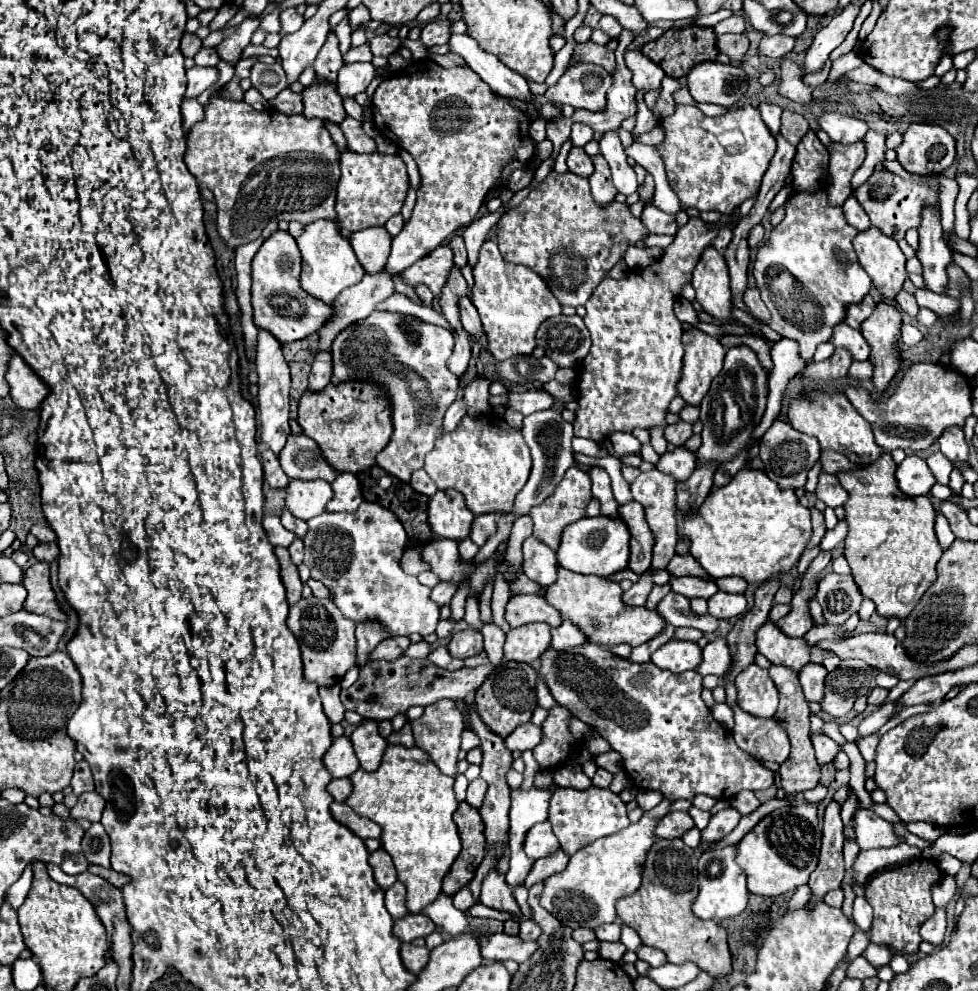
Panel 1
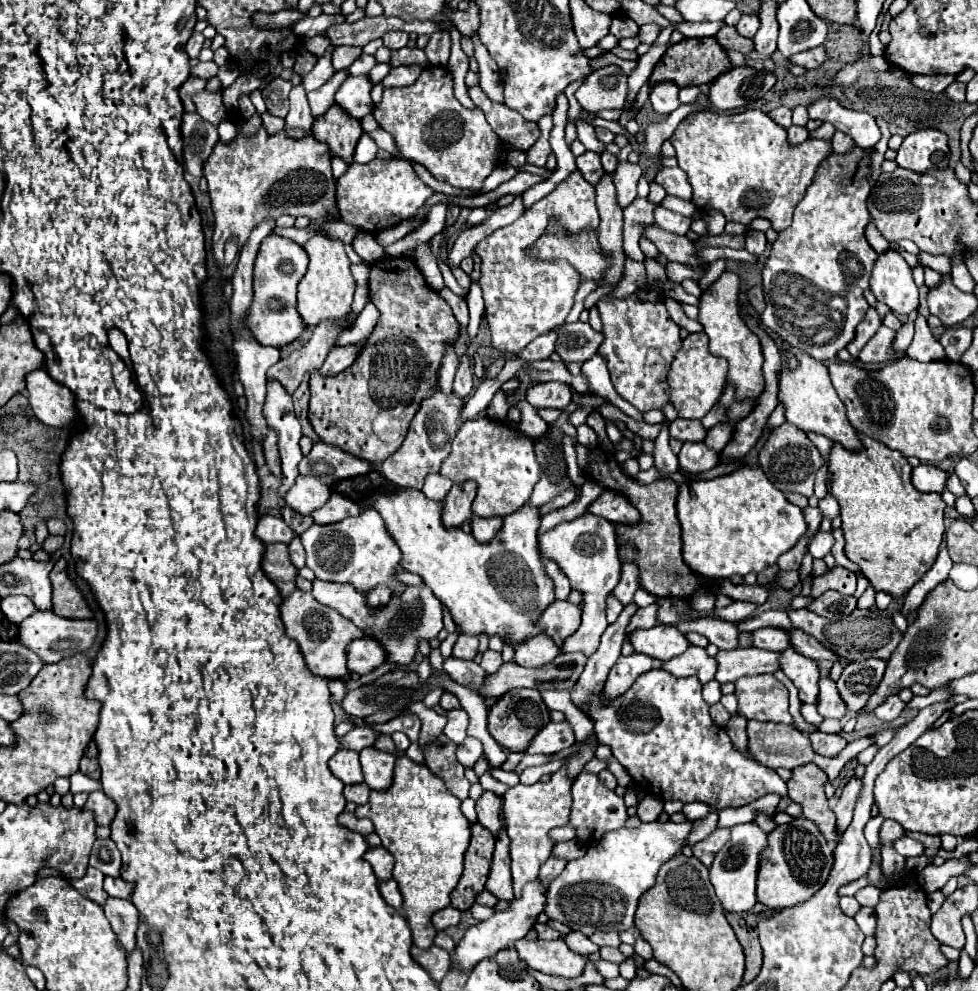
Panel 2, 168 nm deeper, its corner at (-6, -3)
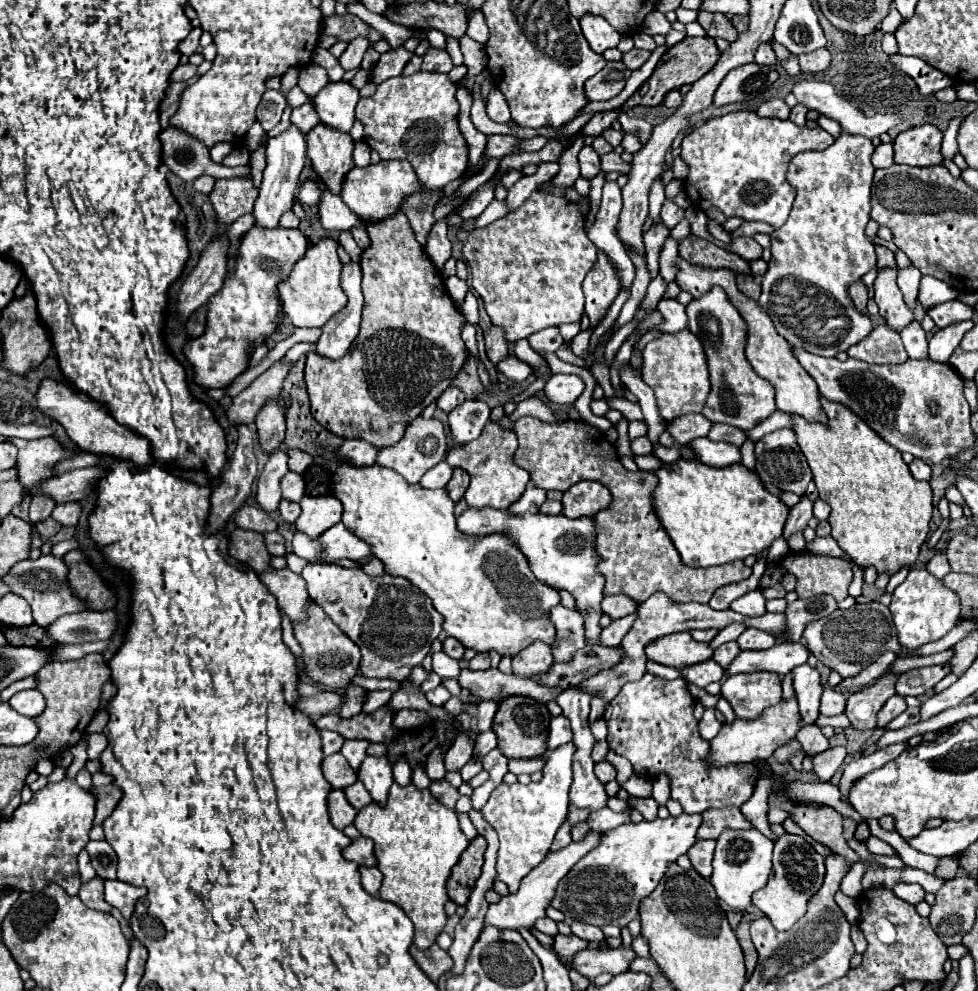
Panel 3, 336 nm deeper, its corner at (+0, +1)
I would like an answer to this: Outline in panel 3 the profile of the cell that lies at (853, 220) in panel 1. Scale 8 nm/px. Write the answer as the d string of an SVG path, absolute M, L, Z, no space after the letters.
M875 246L877 250L877 268L895 268L895 256L889 248L885 246Z

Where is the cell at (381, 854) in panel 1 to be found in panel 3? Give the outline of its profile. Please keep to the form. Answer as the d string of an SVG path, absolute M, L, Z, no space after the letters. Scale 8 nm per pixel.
M359 836L357 840L353 840L345 850L343 856L347 860L357 862L359 866L375 866L375 856L373 856L373 840Z

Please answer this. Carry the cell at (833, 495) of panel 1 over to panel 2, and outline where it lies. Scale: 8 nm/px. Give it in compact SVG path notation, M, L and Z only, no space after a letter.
M827 494L823 500L819 500L819 510L823 512L825 518L831 518L831 520L839 516L839 504L835 504L835 496Z

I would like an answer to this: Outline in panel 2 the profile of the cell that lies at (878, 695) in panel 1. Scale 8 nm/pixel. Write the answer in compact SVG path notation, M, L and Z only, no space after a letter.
M889 696L881 706L877 706L873 712L877 714L877 718L881 718L881 720L895 720L899 714L901 714L901 710L905 708L905 702L899 698L899 696Z

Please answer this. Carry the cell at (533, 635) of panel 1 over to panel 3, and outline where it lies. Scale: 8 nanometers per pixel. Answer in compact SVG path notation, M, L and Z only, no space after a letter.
M541 642L531 644L529 648L521 650L513 658L513 674L523 676L523 678L545 674L545 672L549 672L551 666L553 666L551 648L547 644L541 644Z

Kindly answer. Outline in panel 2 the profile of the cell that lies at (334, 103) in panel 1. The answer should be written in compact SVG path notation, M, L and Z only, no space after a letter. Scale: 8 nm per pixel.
M333 104L323 116L315 118L311 130L319 142L329 144L333 156L341 156L347 164L353 162L353 150L363 130L361 124L343 108Z

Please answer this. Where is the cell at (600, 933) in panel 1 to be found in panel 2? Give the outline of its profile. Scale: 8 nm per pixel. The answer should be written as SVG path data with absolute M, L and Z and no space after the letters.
M595 932L593 936L589 936L597 946L611 946L617 948L621 944L619 934L617 932Z

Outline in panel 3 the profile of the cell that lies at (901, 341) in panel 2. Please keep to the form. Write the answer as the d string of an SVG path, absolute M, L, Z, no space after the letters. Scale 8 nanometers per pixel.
M915 266L897 268L897 286L903 292L905 302L909 304L909 308L915 308L915 304L917 304L917 290L919 290L921 276L923 274Z

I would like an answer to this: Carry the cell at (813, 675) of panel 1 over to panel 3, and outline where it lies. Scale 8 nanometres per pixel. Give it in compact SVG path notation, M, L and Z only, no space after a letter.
M825 690L823 698L821 698L821 714L823 716L837 716L845 712L845 702L847 696L841 692L833 692L833 690Z

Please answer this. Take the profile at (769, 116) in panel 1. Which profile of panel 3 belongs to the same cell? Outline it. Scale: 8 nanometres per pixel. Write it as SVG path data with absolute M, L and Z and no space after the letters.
M767 100L757 108L757 114L763 118L787 118L789 112L791 110L785 100Z

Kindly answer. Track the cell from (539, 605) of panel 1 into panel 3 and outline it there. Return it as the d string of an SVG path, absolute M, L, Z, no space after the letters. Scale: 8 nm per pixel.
M559 604L551 612L551 622L557 628L557 648L553 648L553 658L555 662L571 662L573 654L585 646L581 612Z

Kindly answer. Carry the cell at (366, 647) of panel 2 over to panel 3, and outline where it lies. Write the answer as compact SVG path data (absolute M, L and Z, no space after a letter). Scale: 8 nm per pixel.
M309 600L307 622L295 622L293 632L295 632L297 642L301 644L301 650L303 650L303 664L305 664L303 672L311 680L315 680L331 690L341 690L347 684L351 684L351 680L355 678L355 672L359 670L361 652L359 652L357 644L353 644L353 640L347 634L343 634L339 630L339 626L335 626L331 622L331 618L323 612L323 608L319 604Z

